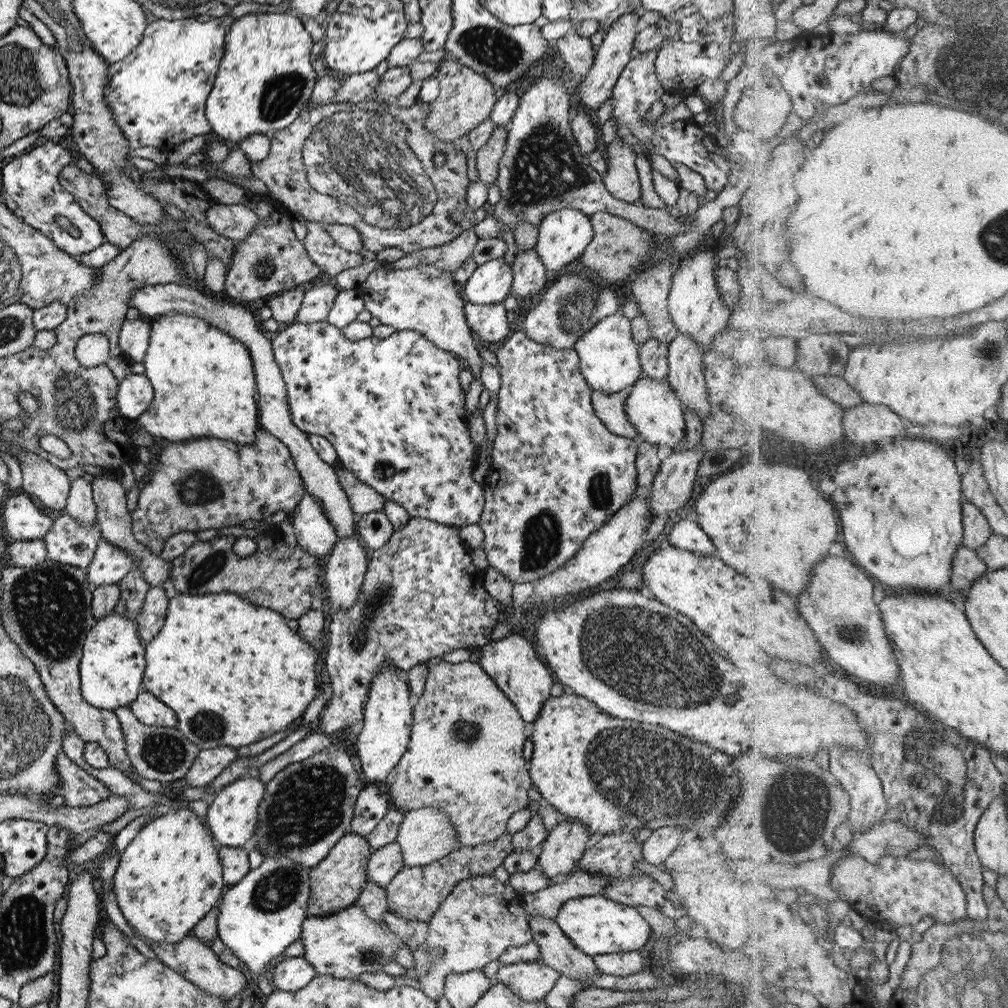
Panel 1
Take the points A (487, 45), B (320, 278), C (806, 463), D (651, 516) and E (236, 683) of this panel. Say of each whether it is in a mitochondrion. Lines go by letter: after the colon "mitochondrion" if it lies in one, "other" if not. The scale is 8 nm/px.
A: mitochondrion
B: other
C: other
D: other
E: other

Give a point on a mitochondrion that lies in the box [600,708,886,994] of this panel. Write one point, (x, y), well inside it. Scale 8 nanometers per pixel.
(803, 808)

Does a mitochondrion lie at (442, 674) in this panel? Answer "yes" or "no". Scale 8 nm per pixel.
no

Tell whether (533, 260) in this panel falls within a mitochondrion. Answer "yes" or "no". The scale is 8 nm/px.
no

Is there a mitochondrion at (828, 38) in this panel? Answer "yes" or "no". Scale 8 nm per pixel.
no

